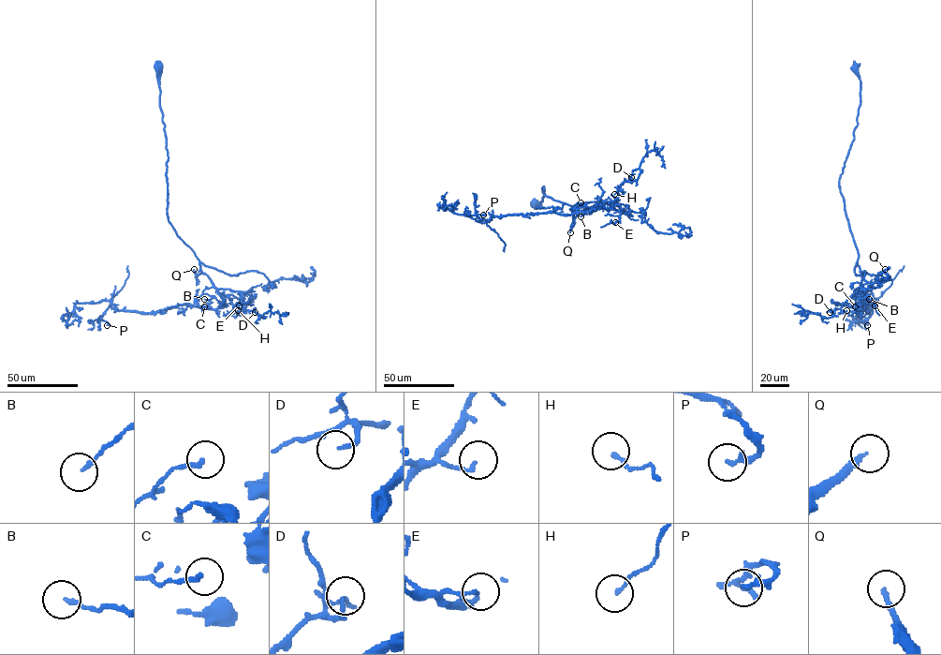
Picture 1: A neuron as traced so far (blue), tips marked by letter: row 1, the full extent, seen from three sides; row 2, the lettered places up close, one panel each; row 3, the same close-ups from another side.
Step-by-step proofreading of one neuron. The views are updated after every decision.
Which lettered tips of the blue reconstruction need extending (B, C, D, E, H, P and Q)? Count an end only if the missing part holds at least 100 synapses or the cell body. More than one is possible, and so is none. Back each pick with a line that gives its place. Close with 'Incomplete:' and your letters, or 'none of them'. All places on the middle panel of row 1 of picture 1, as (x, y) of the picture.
Q: (570, 232)
Incomplete: Q

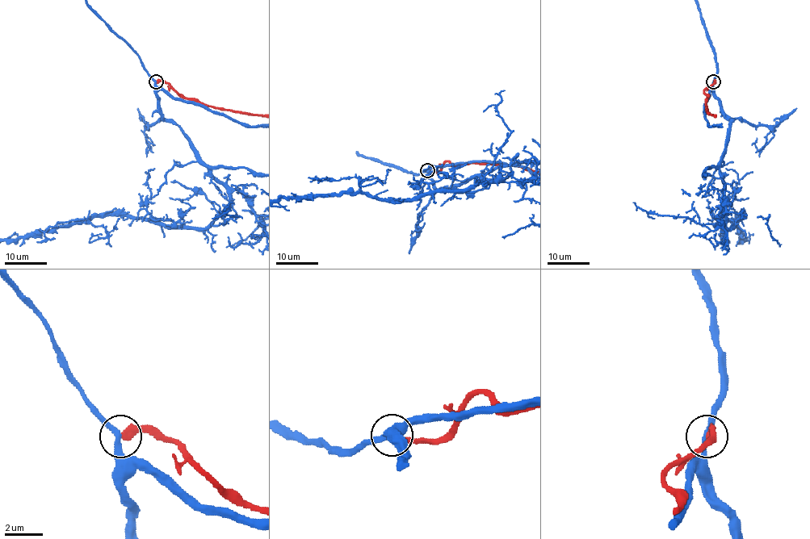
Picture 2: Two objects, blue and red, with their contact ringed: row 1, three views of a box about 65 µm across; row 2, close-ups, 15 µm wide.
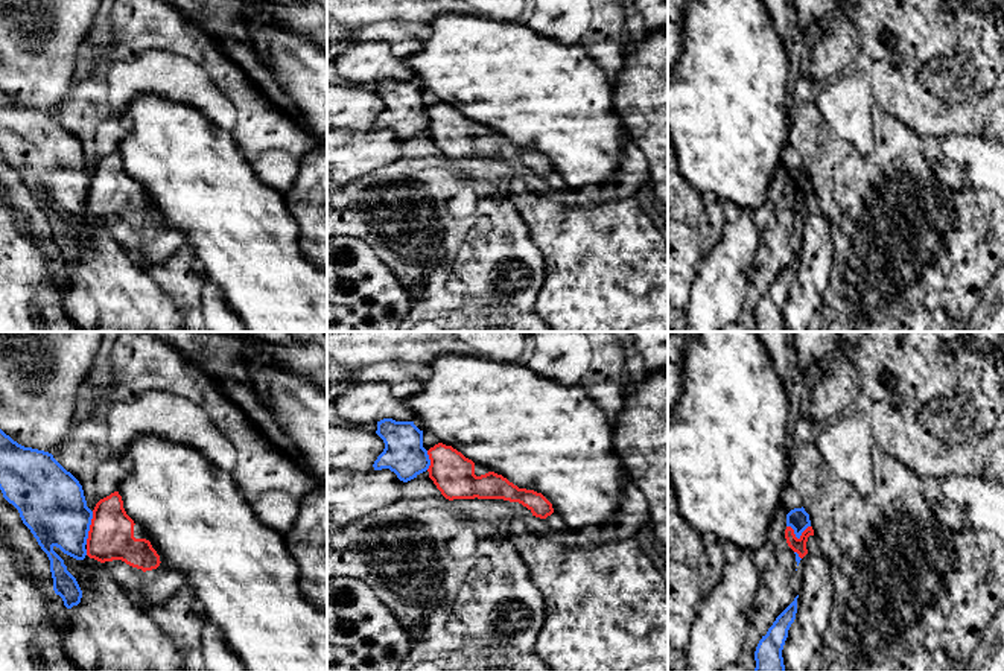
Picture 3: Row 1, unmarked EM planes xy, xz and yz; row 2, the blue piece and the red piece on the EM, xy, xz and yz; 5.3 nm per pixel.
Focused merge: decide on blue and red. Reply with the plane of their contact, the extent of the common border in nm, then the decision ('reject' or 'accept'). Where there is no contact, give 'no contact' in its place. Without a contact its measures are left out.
contact in xy; length 180 nm; reject

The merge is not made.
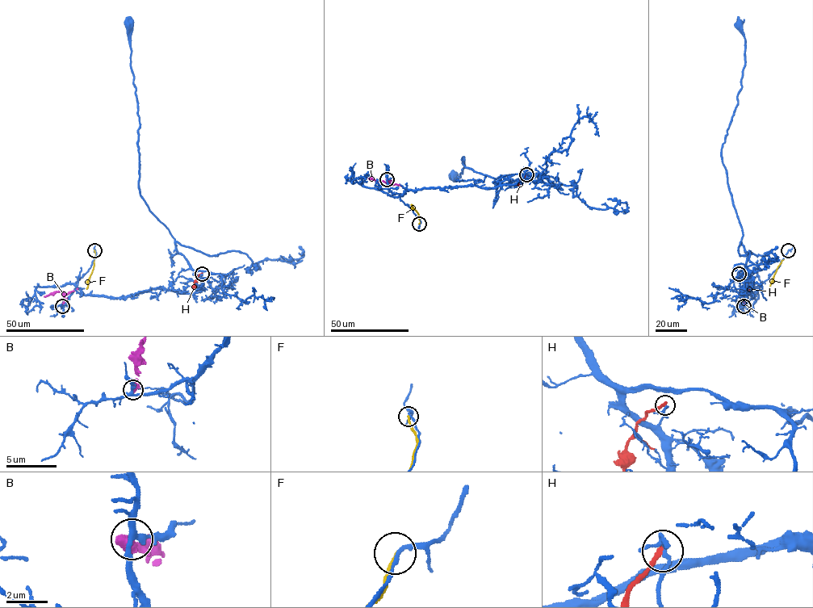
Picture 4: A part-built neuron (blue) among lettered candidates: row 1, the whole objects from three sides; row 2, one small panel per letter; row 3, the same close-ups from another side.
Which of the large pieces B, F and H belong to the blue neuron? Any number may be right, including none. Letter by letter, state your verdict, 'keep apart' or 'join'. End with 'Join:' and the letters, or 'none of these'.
B: keep apart
F: keep apart
H: keep apart
Join: none of these

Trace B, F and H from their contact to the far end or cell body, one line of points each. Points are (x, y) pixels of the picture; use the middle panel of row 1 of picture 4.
B: (387, 179), (389, 180), (386, 182), (368, 178)
F: (419, 224), (419, 214), (411, 204)
H: (526, 174), (517, 185)

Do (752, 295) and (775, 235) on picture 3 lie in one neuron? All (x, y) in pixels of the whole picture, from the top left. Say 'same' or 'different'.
same

